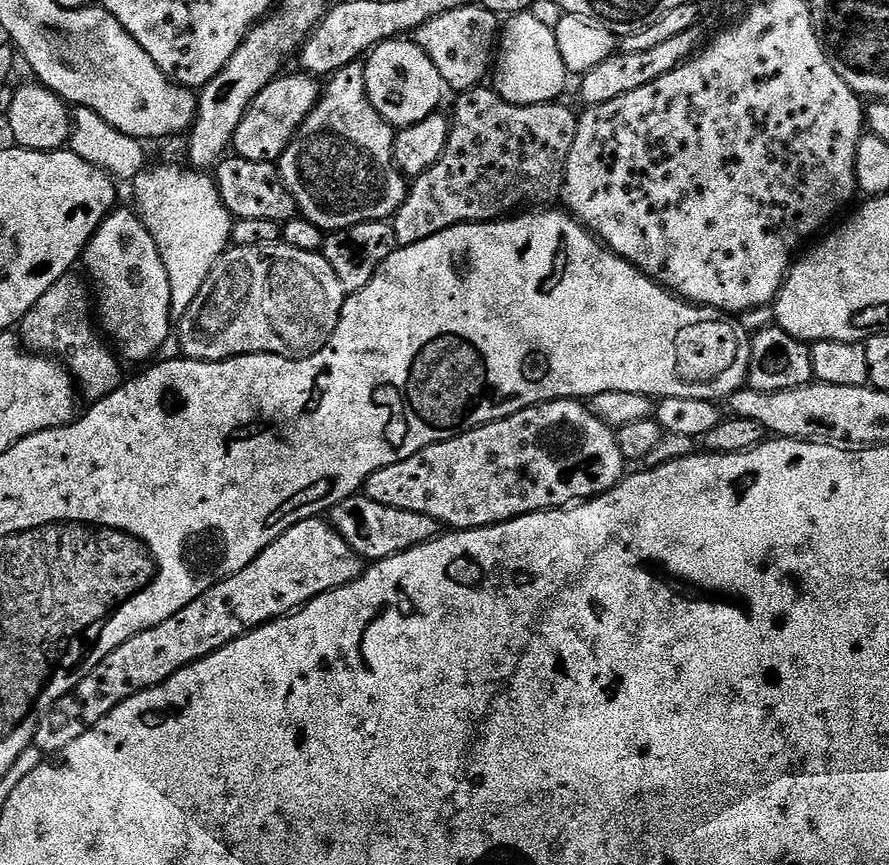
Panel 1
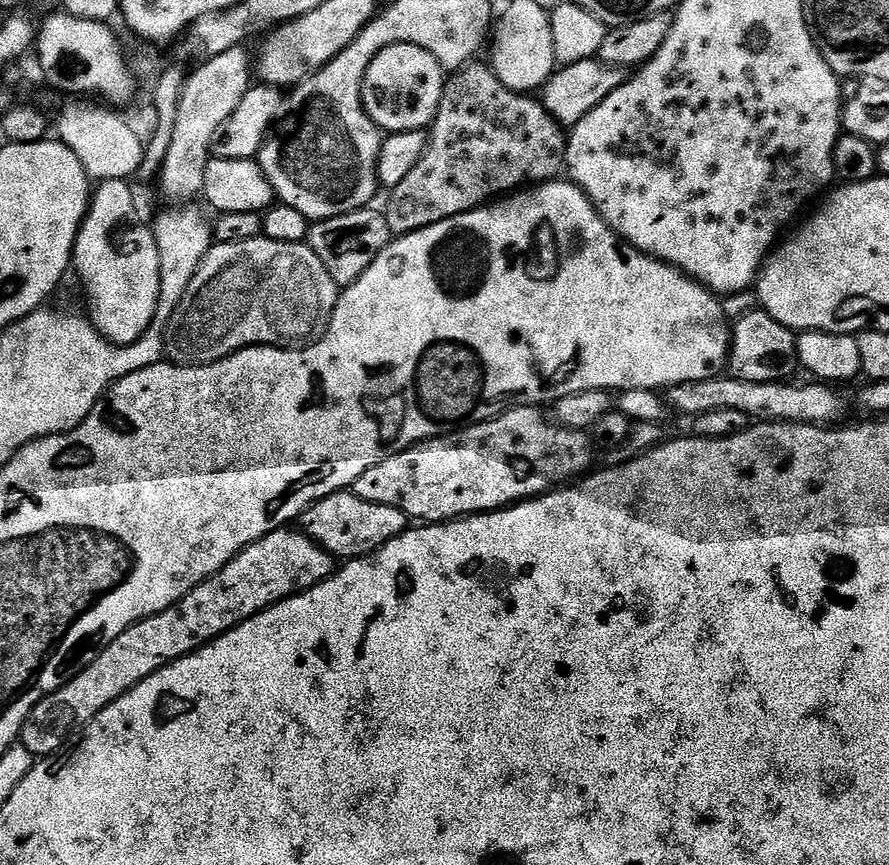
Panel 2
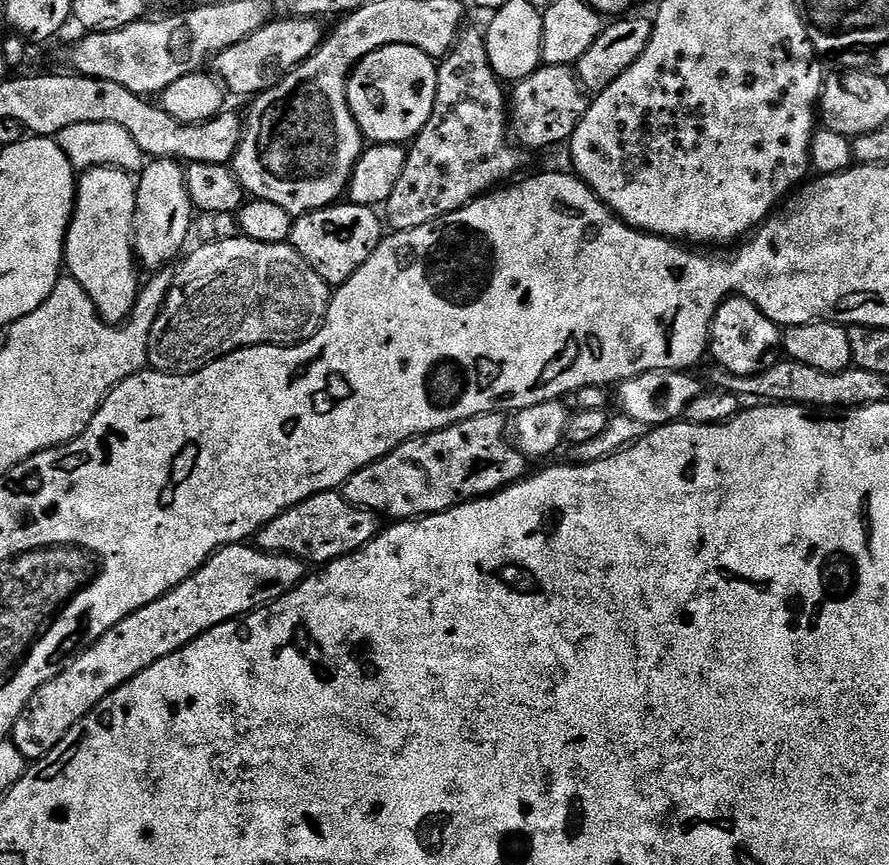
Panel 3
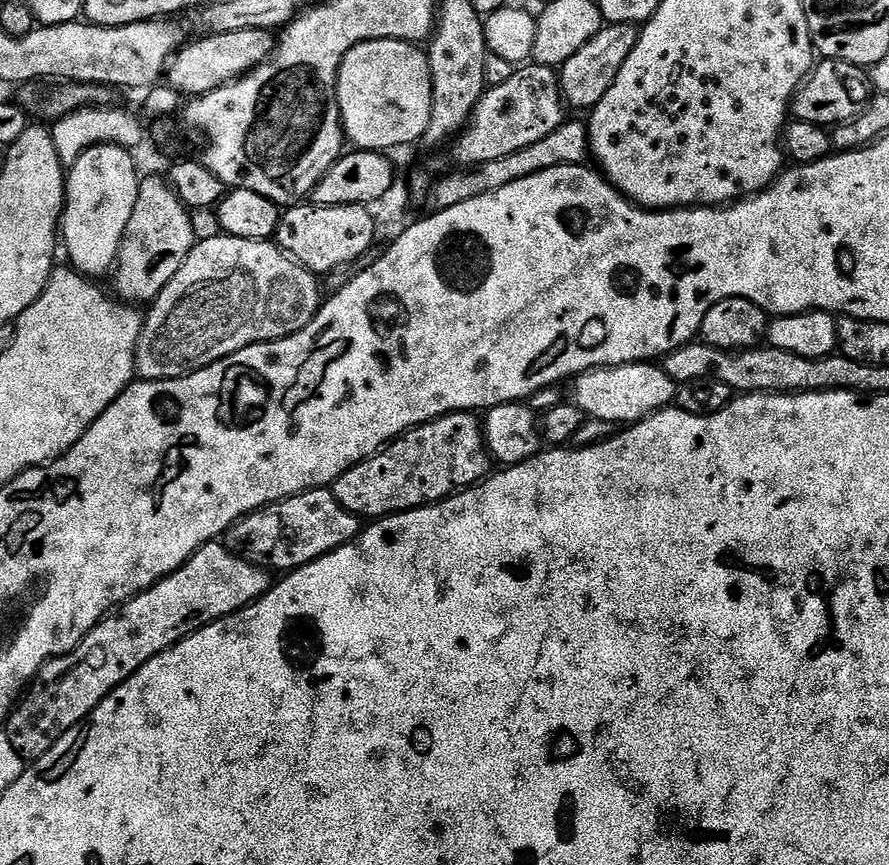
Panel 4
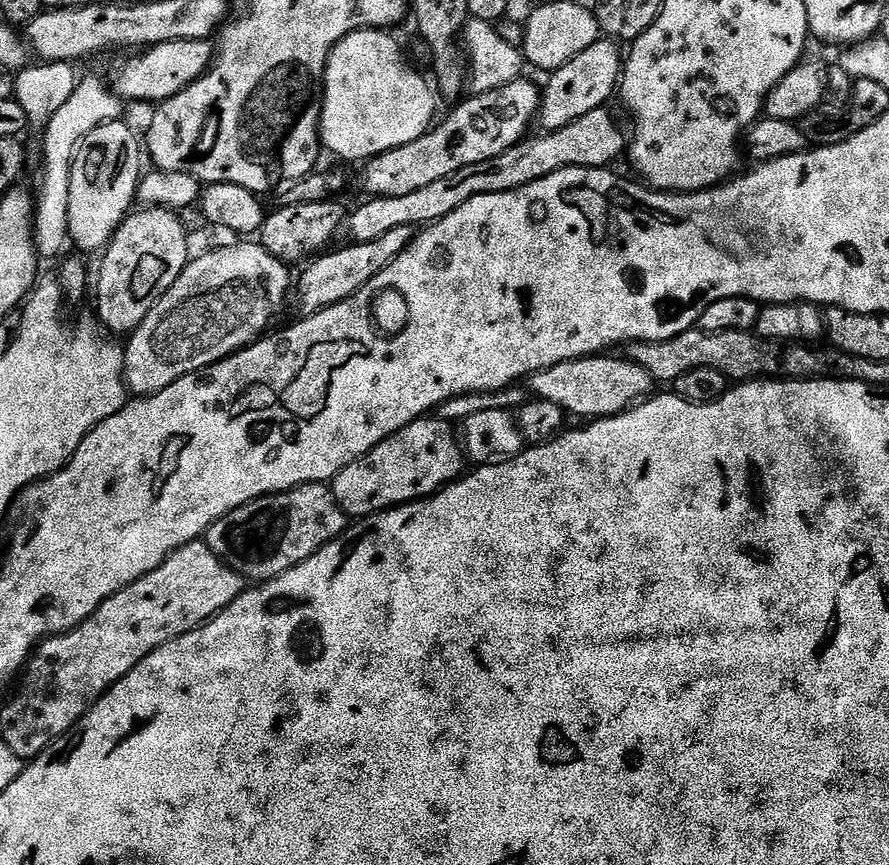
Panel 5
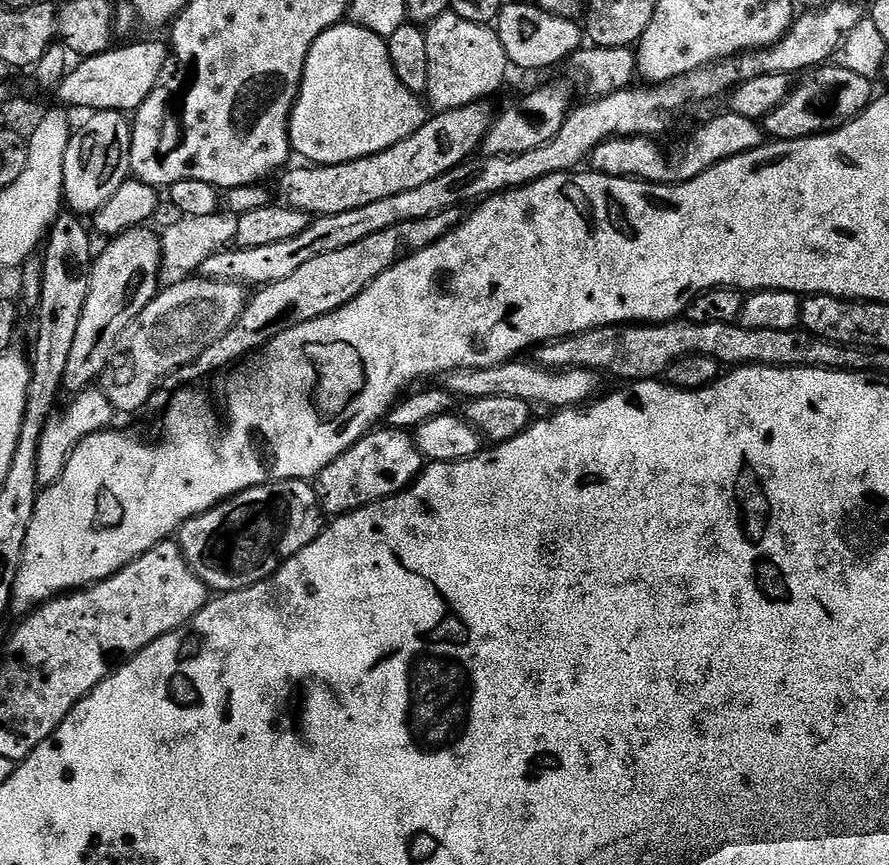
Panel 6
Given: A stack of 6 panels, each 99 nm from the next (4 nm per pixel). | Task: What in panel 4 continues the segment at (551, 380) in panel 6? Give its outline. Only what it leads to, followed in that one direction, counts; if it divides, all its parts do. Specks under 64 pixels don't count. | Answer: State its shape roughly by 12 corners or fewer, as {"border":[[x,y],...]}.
{"border":[[659,363],[591,368],[571,403],[631,426],[669,407],[678,385]]}

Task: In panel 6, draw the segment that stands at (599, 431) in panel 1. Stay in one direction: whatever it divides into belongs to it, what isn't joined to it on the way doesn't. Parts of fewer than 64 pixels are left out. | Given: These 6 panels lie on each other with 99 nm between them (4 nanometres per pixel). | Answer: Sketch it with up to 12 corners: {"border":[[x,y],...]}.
{"border":[[380,426],[315,476],[332,518],[407,492],[411,431]]}

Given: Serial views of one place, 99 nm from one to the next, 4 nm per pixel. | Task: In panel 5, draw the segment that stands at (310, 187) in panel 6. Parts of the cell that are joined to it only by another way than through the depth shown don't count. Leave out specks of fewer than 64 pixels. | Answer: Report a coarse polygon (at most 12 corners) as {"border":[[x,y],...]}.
{"border":[[526,78],[461,99],[422,138],[367,161],[367,195],[402,198],[529,135]]}

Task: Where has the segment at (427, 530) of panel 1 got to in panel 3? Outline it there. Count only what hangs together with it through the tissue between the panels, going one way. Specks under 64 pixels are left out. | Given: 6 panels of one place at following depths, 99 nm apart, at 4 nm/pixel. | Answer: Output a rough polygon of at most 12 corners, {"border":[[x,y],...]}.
{"border":[[319,492],[260,529],[263,552],[323,566],[366,547],[380,513]]}

